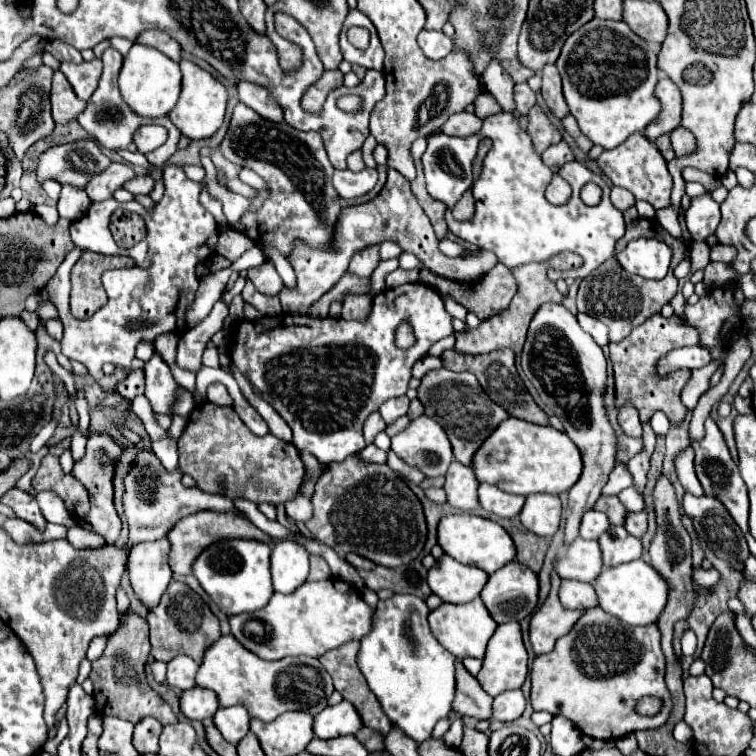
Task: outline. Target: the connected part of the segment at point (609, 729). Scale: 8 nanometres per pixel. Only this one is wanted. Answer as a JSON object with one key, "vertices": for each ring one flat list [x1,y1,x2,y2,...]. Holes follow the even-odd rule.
{"vertices":[[594,606,594,608,584,610,584,614,572,626,572,630,556,640,556,646,550,654,542,654,534,658,532,670,530,670,530,680,532,680,530,704,534,710,546,710,554,716,558,714,566,716,568,720,574,722,574,726,584,736,614,742,632,732,660,728,668,722,674,702,664,682,664,668,666,668,666,660,660,650,660,632,656,624,638,626,638,628,624,626,624,622,620,622,618,618,612,618,610,614,604,614,600,606],[642,696,660,696,664,700,662,712,652,718,636,714,634,704]]}

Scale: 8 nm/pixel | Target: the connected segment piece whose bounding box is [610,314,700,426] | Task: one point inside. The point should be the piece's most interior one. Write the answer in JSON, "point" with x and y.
{"point":[634,358]}

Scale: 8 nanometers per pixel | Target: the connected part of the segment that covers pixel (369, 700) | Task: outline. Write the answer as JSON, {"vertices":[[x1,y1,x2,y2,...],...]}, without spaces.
{"vertices":[[348,642,348,644,344,644,344,646,336,648,336,650,326,652,326,654,324,654,324,656,320,656,318,660,320,660,320,664,328,670,328,674,332,676,332,680,334,680,334,688,336,688,336,690,344,696,344,700,348,700,350,704,354,704,354,706,356,706,356,710,358,710,358,714,360,714,362,724,364,724,364,726,368,726,368,728,372,728,374,732,378,732,378,734,382,734,382,736,386,736,386,734,388,734,388,730,392,728,392,722,388,722,388,716,382,712,380,702,376,700,376,696,372,694,372,690,368,688,368,684,366,684,364,676,360,674,358,666,356,666,356,654,358,654,358,648,360,648,360,644,358,644,358,642]]}

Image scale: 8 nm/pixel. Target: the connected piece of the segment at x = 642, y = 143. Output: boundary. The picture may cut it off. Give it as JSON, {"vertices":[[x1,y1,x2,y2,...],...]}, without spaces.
{"vertices":[[642,132,628,136,620,146,616,146,616,150,604,150,596,162,602,168,602,172,612,180,614,186,622,186,630,190,636,196,636,200,646,200,656,210,668,208,672,204,670,202,672,176,666,168,666,160,658,152,658,148,644,138]]}

